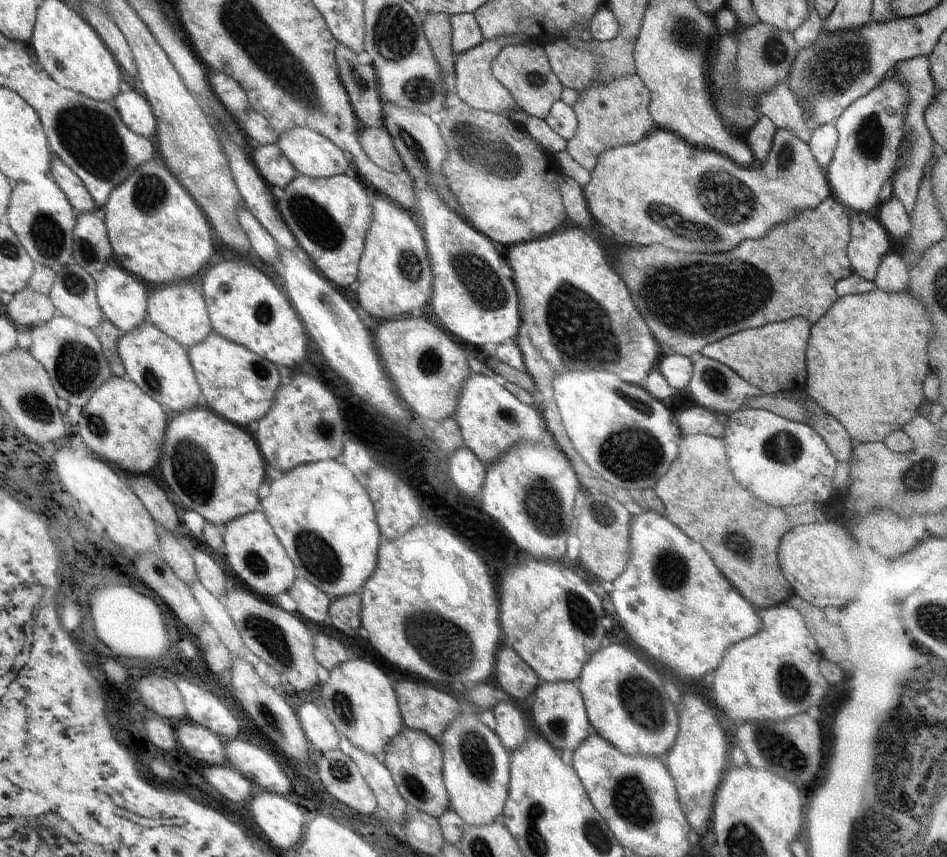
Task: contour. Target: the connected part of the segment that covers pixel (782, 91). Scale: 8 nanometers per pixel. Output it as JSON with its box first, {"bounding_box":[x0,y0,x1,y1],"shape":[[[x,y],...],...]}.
{"bounding_box":[757,82,812,144],"shape":[[[780,82],[770,92],[762,92],[757,102],[761,115],[773,120],[777,128],[796,134],[806,144],[810,142],[812,130],[804,122],[802,109],[786,83]]]}

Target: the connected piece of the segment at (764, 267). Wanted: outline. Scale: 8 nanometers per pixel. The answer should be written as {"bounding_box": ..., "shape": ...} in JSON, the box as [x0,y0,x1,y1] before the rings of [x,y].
{"bounding_box":[612,196,855,359],"shape":[[[826,196],[816,208],[808,208],[803,209],[802,212],[794,212],[794,216],[790,216],[790,220],[786,220],[786,222],[782,222],[772,228],[764,238],[760,238],[760,240],[745,240],[740,243],[738,248],[734,248],[732,252],[726,252],[726,254],[678,254],[678,252],[670,250],[670,248],[662,248],[660,244],[654,244],[652,248],[627,246],[624,250],[618,250],[618,260],[616,260],[616,266],[612,264],[612,268],[614,268],[614,272],[620,276],[620,280],[626,282],[626,286],[628,286],[628,290],[630,290],[630,296],[632,296],[632,300],[634,300],[634,306],[638,308],[640,316],[646,320],[646,324],[654,340],[656,340],[661,347],[668,346],[675,354],[690,359],[692,355],[699,353],[702,348],[706,348],[709,344],[718,342],[718,340],[722,340],[722,338],[743,331],[744,329],[760,328],[761,326],[786,321],[796,316],[802,316],[802,318],[805,318],[808,322],[812,322],[812,325],[817,323],[839,297],[832,285],[839,280],[850,278],[850,276],[855,273],[847,252],[848,243],[851,239],[849,222],[849,211],[846,210],[834,196]]]}

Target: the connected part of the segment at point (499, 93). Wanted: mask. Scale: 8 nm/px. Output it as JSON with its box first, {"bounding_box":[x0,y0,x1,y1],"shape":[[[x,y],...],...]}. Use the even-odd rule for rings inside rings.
{"bounding_box":[454,34,536,114],"shape":[[[515,34],[508,37],[500,36],[493,40],[484,39],[482,44],[462,52],[462,54],[456,54],[454,56],[456,92],[462,102],[472,108],[479,109],[480,111],[494,112],[494,114],[512,112],[516,108],[521,110],[520,106],[514,102],[514,98],[510,96],[510,92],[494,78],[494,75],[491,73],[491,62],[498,56],[500,49],[506,45],[527,45],[533,43],[536,42],[526,34]]]}

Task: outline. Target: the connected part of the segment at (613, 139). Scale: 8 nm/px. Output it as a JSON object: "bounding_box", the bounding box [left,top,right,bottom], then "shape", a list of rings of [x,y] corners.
{"bounding_box":[565,74,655,173],"shape":[[[637,74],[584,88],[578,94],[574,108],[578,128],[575,136],[567,142],[565,151],[568,152],[568,156],[591,173],[596,166],[598,155],[602,152],[642,140],[642,136],[648,134],[655,126],[652,116],[648,113],[648,104],[650,92]]]}

